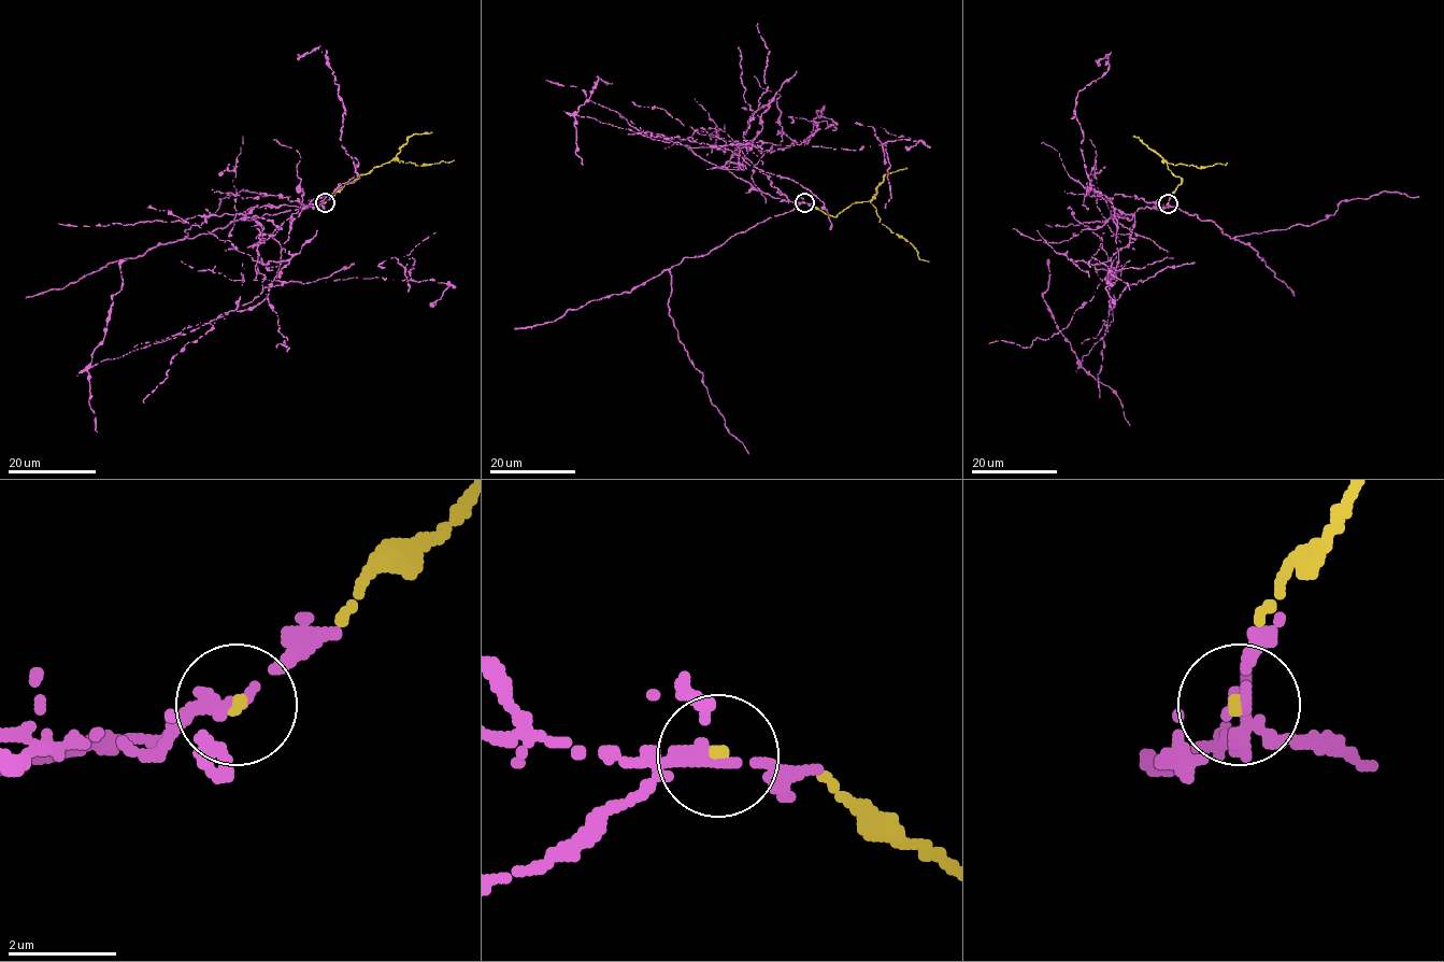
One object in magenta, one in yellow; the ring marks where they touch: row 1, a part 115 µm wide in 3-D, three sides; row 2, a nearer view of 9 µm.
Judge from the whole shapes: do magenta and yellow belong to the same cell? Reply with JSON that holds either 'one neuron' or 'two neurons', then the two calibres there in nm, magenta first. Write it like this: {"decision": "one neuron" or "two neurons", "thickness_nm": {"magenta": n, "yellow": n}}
{"decision": "two neurons", "thickness_nm": {"magenta": 220, "yellow": 180}}

